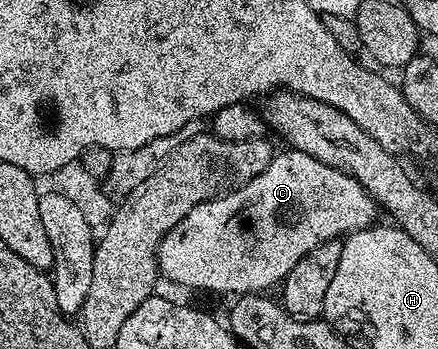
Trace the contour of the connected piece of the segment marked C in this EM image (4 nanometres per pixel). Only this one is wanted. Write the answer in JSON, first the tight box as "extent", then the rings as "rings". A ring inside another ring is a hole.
{"extent":[158,148,375,295],"rings":[[[287,148],[285,152],[275,152],[272,163],[268,163],[268,167],[264,167],[264,171],[260,171],[260,175],[256,175],[256,179],[252,179],[247,185],[242,185],[238,189],[230,190],[229,193],[223,193],[220,197],[213,197],[210,201],[192,207],[192,211],[188,211],[186,218],[176,223],[176,227],[172,227],[172,231],[164,235],[158,248],[158,272],[165,280],[167,277],[168,280],[175,281],[178,285],[187,285],[190,289],[207,289],[210,293],[258,295],[263,291],[270,291],[266,289],[272,288],[274,284],[275,288],[285,281],[288,271],[292,271],[292,267],[296,267],[296,263],[300,263],[300,259],[304,259],[304,255],[308,255],[308,251],[312,251],[320,243],[355,233],[357,229],[369,229],[375,224],[375,201],[368,195],[368,191],[364,191],[362,184],[351,173],[345,173],[336,167],[328,167],[328,163],[320,163],[320,159],[312,159],[312,155],[304,155],[299,149]]]}

